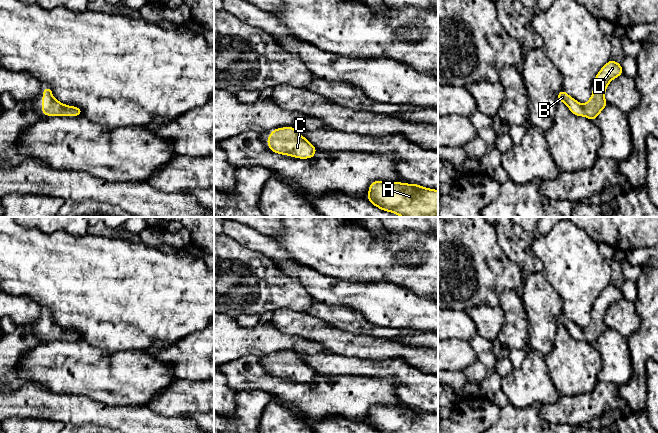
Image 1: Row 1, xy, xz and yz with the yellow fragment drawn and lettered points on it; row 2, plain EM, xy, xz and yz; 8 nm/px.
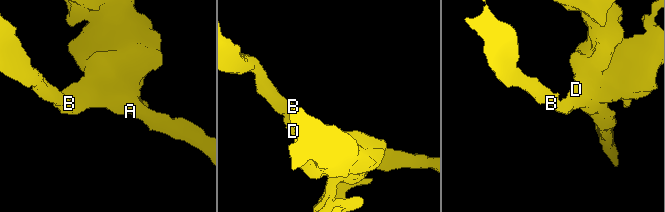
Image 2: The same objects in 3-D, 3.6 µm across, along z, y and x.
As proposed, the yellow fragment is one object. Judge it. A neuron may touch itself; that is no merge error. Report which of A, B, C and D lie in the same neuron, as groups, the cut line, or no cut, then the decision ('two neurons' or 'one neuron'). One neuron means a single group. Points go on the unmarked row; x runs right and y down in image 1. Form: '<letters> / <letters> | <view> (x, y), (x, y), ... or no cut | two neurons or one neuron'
A B C D | no cut | one neuron

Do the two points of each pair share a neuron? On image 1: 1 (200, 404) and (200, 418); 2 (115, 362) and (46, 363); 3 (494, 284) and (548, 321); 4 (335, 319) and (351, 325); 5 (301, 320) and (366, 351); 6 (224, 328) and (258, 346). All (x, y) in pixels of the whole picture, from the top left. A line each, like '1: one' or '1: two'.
1: two
2: one
3: two
4: one
5: one
6: one

